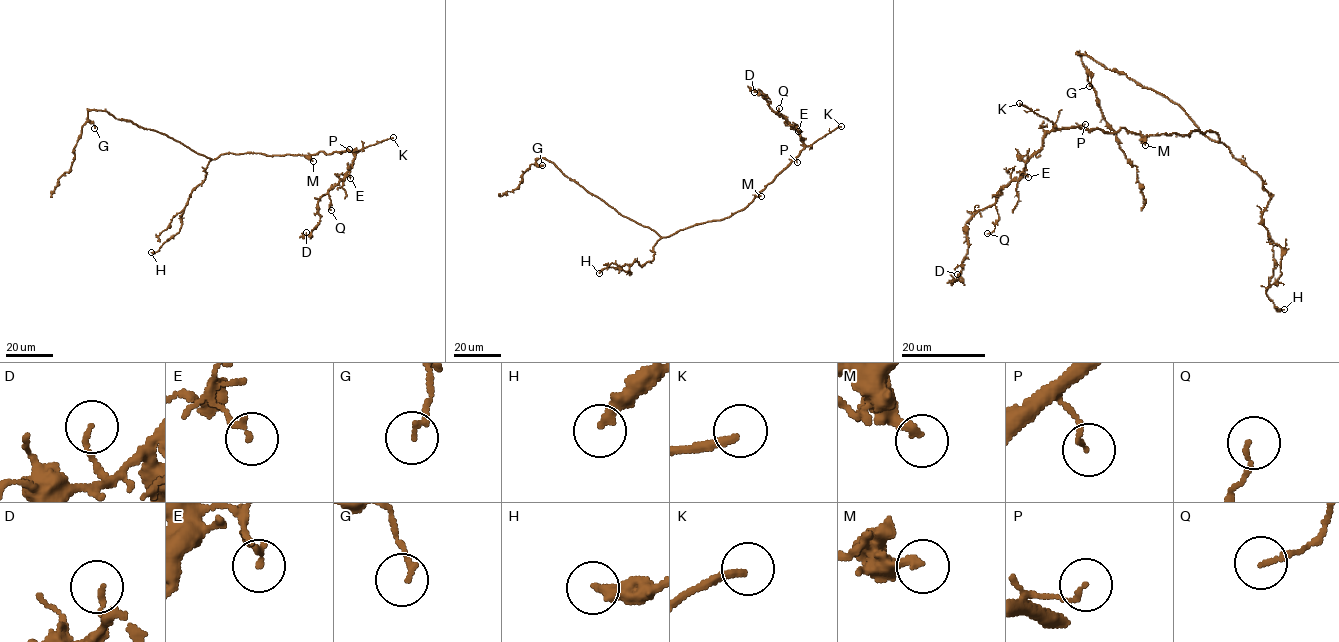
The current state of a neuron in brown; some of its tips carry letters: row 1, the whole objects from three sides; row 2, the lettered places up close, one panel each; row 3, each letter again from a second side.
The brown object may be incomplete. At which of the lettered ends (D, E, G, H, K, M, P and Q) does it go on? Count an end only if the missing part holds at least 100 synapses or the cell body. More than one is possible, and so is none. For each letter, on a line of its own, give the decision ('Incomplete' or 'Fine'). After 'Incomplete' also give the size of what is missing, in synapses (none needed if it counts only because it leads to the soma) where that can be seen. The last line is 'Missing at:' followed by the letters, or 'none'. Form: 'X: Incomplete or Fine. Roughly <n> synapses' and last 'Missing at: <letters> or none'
D: Fine
E: Fine
G: Fine
H: Fine
K: Incomplete
M: Fine
P: Fine
Q: Fine
Missing at: K

